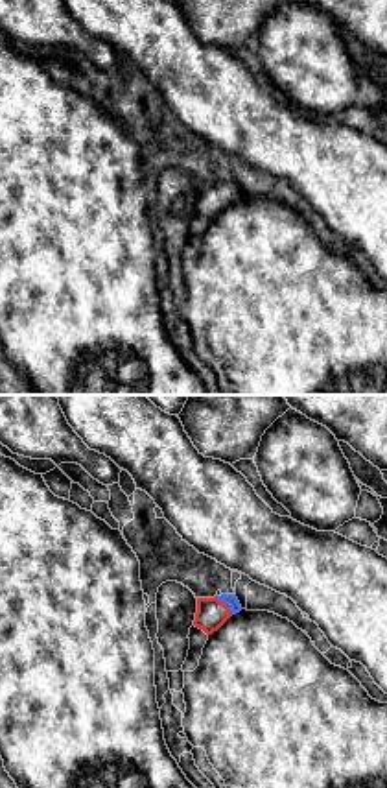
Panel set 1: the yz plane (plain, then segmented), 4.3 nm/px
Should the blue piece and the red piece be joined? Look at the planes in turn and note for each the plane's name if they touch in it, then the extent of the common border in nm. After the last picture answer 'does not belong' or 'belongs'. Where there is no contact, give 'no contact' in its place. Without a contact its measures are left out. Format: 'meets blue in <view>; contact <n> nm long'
meets blue in yz; contact 110 nm long

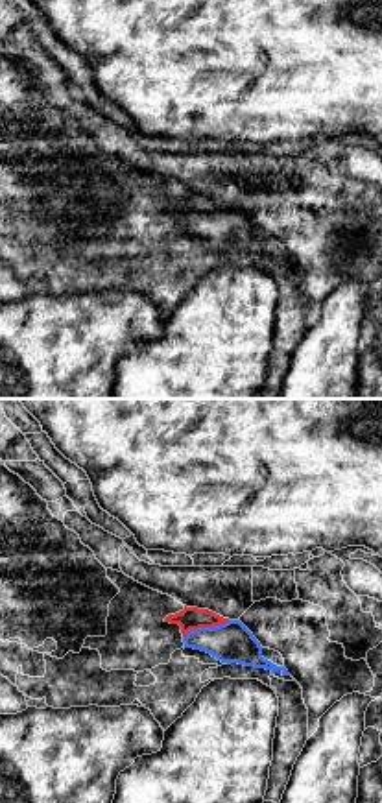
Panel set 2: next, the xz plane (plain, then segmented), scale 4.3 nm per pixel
meets blue in xz; contact 220 nm long

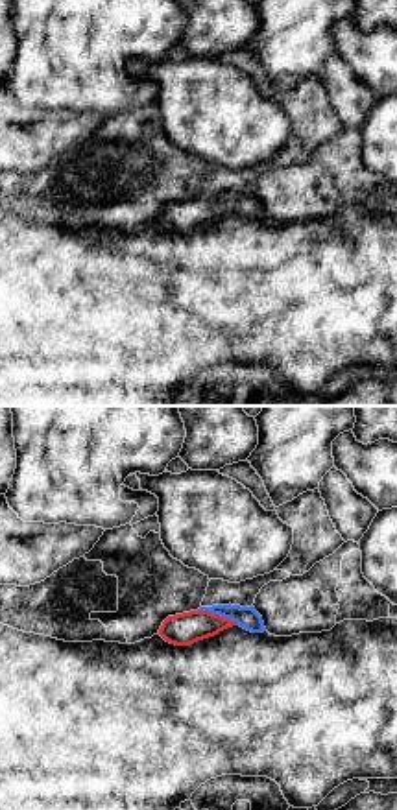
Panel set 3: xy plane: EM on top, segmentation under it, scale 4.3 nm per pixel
meets blue in xy; contact 190 nm long

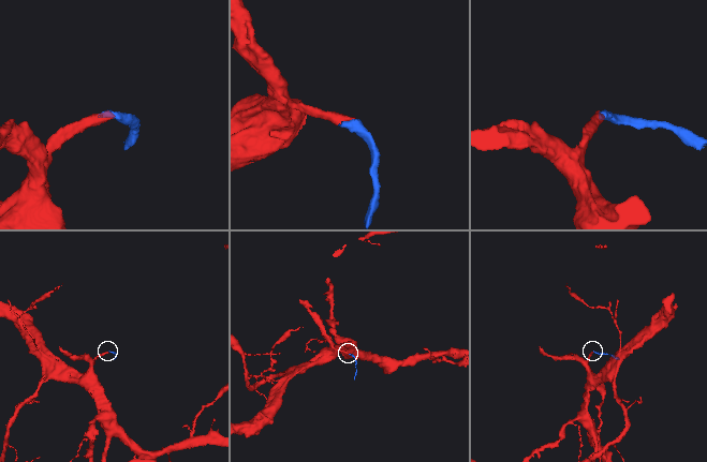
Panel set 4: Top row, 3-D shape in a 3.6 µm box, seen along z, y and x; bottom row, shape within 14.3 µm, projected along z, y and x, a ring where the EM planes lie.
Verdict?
belongs

